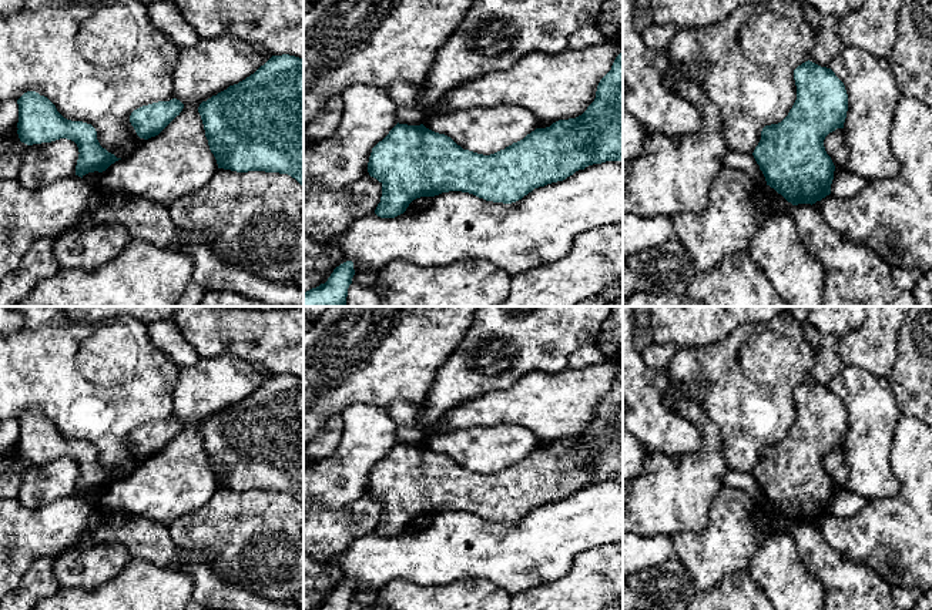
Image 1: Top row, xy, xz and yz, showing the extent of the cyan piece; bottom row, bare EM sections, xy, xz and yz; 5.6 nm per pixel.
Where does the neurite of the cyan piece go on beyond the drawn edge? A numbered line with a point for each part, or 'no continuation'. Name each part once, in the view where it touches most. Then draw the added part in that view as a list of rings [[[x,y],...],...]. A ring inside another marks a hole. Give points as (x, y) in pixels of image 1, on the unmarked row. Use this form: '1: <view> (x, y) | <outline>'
no continuation

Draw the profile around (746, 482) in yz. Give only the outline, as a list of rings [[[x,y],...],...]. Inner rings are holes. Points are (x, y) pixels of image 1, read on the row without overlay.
[[[728,469],[723,477],[723,485],[741,489],[742,492],[748,493],[758,505],[764,506],[767,503],[765,496],[752,473]]]

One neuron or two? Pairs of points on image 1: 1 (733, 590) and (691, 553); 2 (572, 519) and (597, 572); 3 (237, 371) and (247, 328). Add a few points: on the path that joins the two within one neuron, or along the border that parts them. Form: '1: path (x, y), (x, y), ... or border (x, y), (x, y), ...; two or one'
1: border (746, 569), (728, 573), (711, 589), (697, 590); two
2: border (607, 543), (583, 550), (575, 559), (566, 576); two
3: border (207, 357), (235, 355), (260, 362), (271, 372); two

